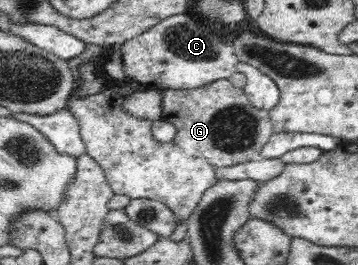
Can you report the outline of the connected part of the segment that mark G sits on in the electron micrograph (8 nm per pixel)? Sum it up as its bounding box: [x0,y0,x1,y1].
[160,79,275,168]

